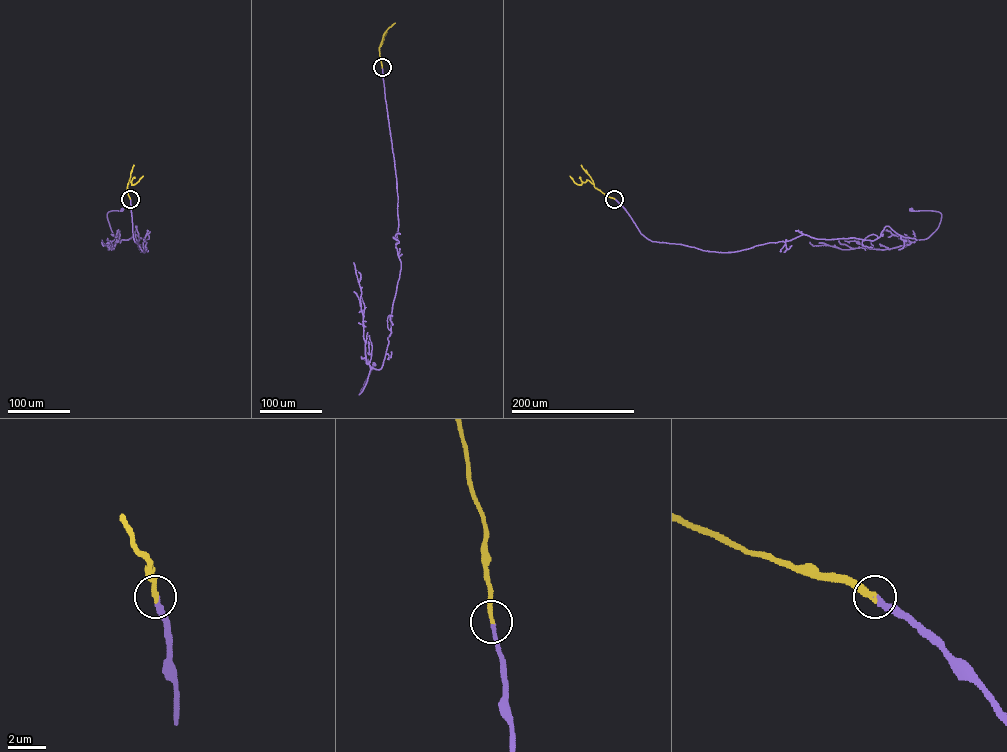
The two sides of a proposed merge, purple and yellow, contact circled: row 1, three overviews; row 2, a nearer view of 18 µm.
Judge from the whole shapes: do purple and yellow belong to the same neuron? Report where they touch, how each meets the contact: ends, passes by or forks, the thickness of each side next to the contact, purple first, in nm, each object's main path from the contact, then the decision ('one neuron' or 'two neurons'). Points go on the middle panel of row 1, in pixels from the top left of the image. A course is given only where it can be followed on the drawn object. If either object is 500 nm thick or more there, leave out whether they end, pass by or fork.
at (382, 67); purple ends there; yellow ends there; 220 nm thick on the purple side, 240 nm on the other; purple runs (382, 67), (396, 178), (395, 247), (401, 269), (382, 365), (371, 368), (359, 394), (373, 364); yellow runs (382, 67), (379, 47), (384, 33), (395, 23); one neuron

